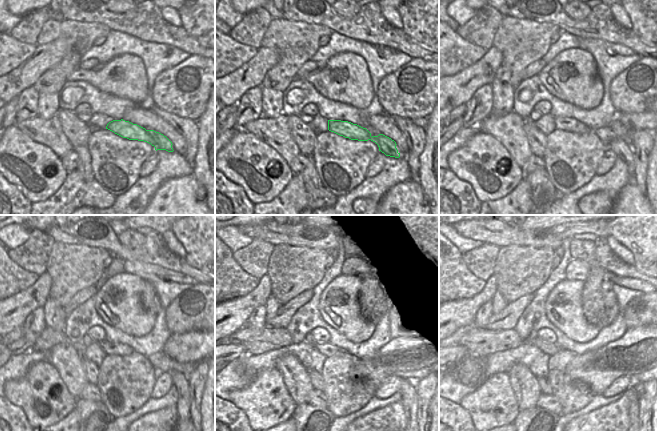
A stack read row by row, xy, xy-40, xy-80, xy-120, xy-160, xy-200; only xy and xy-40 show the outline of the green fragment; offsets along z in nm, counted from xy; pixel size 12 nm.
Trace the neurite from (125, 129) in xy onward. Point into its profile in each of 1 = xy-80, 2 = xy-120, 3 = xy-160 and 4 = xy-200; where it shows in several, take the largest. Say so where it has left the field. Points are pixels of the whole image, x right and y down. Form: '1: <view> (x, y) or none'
1: xy-80 (571, 125)
2: xy-120 (109, 347)
3: xy-160 (326, 348)
4: xy-200 (546, 347)

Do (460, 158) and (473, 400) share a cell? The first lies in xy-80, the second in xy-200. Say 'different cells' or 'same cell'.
same cell

